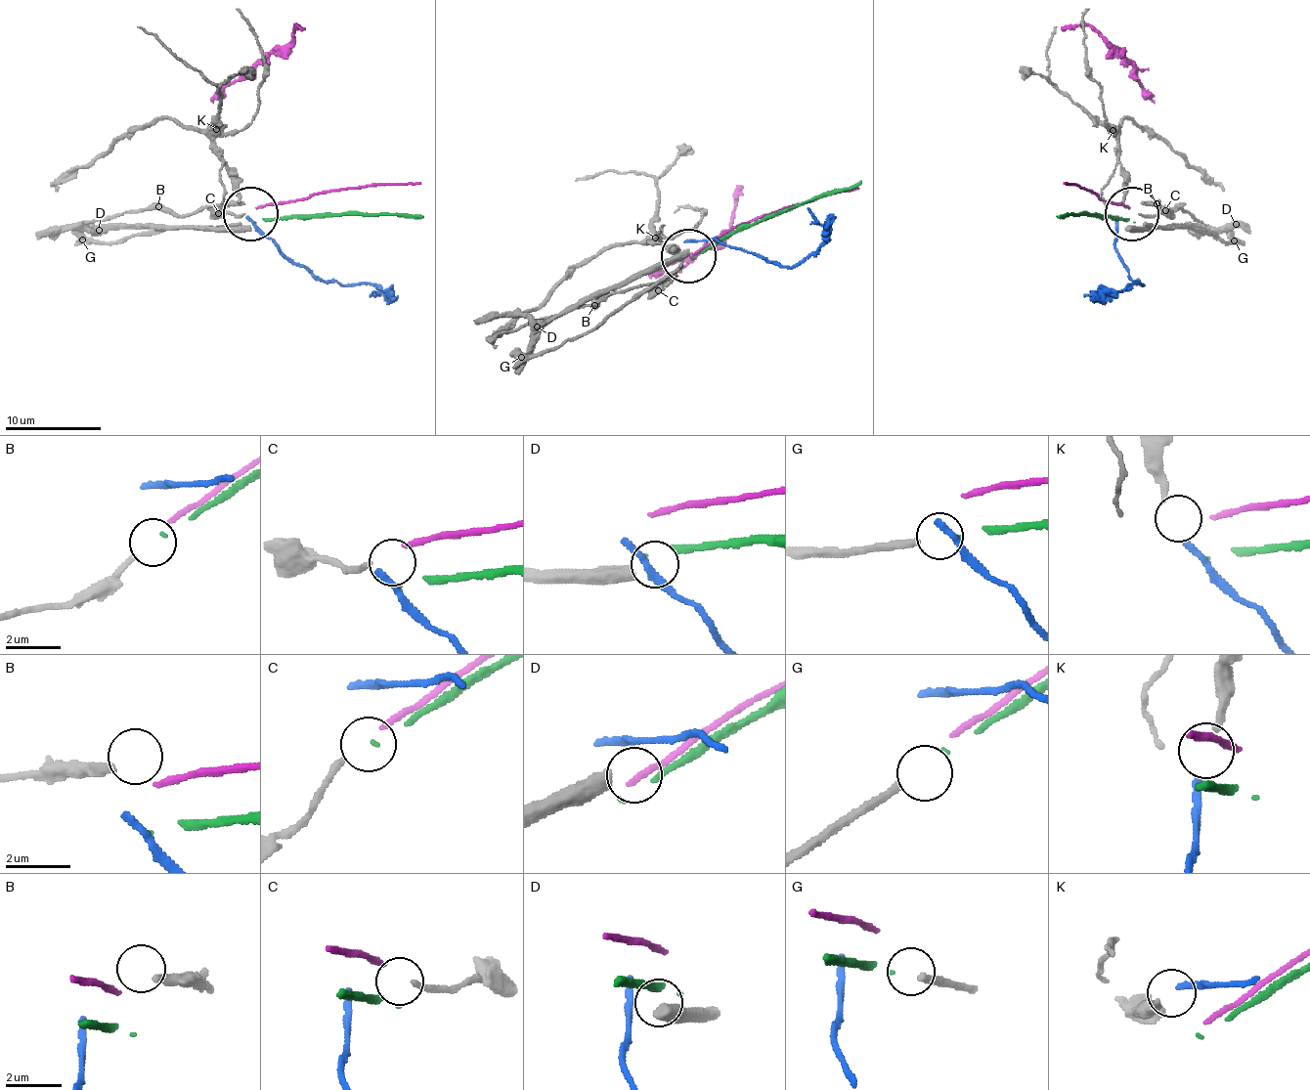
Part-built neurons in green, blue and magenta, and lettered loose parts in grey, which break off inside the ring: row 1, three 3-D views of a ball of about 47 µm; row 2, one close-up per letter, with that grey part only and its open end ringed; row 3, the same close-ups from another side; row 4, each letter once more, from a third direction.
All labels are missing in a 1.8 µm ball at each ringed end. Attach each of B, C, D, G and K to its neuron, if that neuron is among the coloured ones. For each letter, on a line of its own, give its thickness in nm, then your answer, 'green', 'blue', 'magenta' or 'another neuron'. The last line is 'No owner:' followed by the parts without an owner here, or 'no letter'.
B: 200 nm thick; another neuron
C: 180 nm thick; magenta
D: 500 nm thick; another neuron
G: 240 nm thick; green
K: 220 nm thick; blue
No owner: B, D

